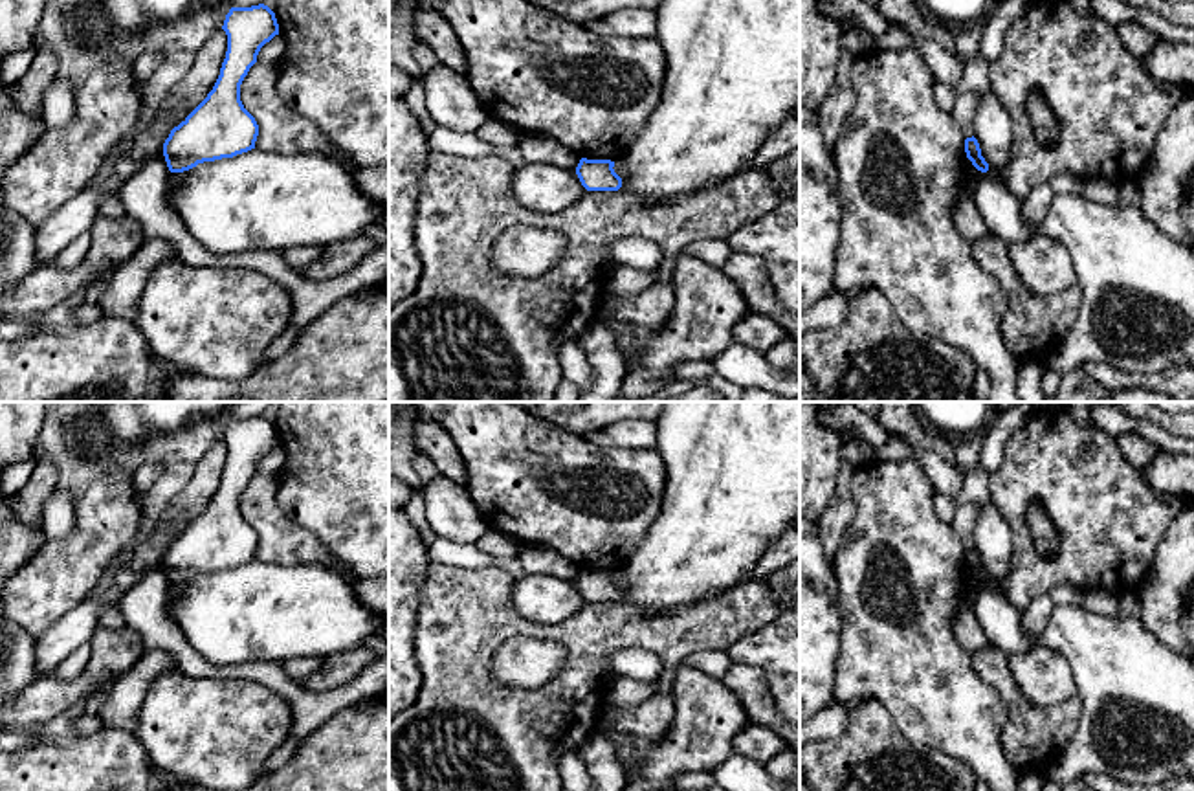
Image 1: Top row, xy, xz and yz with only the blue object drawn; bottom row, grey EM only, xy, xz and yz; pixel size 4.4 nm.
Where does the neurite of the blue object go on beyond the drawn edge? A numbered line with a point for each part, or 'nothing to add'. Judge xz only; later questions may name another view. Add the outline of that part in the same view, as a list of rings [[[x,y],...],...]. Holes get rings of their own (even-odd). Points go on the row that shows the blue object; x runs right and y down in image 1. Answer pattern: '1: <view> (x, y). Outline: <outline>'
nothing to add

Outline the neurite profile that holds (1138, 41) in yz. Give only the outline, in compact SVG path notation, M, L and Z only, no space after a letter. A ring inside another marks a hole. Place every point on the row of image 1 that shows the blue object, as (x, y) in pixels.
M1135 22L1119 24L1115 29L1126 50L1139 59L1146 57L1161 40L1157 35L1150 33Z

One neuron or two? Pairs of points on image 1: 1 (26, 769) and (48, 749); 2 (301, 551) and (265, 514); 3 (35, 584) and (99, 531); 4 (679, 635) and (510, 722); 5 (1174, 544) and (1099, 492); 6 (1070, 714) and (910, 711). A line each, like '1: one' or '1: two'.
1: one
2: one
3: one
4: one
5: two
6: two

